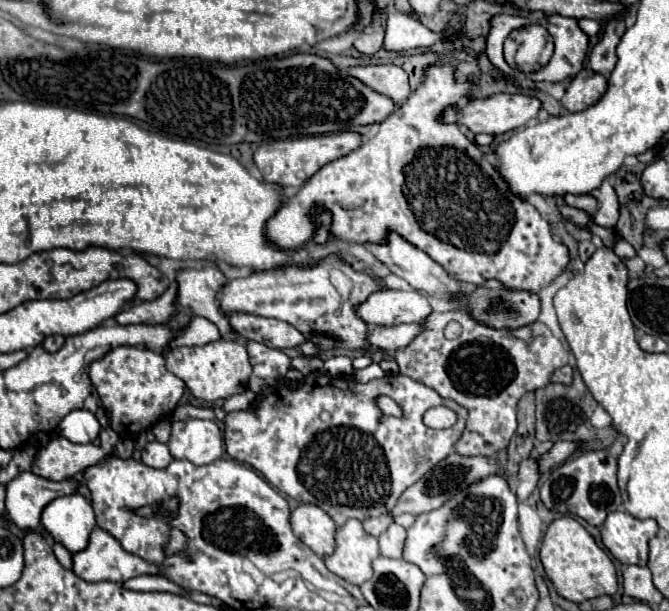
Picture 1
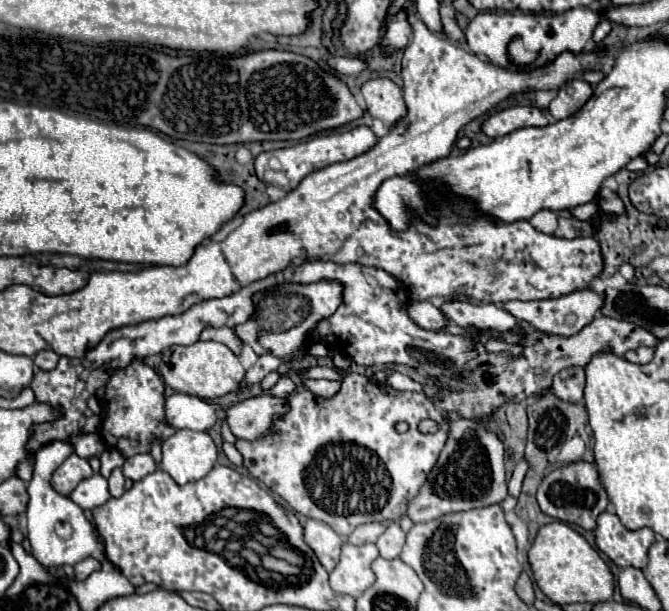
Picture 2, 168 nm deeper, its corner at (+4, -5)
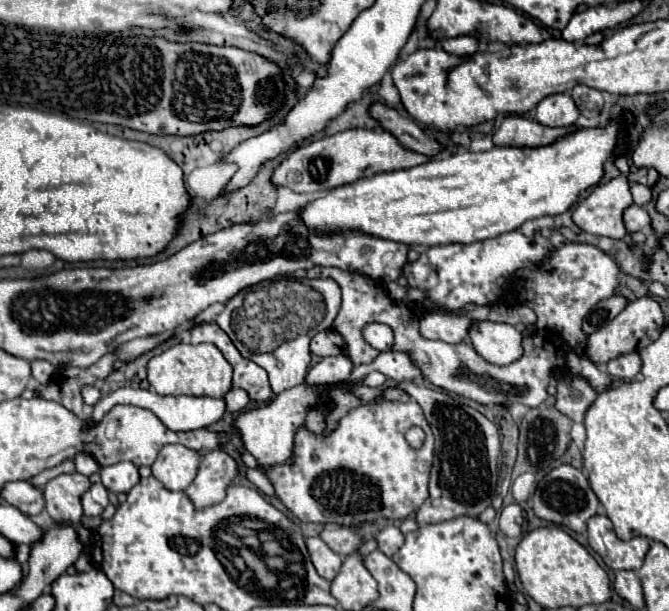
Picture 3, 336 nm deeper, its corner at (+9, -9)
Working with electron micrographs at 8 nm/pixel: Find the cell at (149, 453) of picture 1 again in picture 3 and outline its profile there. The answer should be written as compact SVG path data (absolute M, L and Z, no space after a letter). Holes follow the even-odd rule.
M117 462L101 468L101 482L111 492L129 492L139 482L139 470L133 462Z

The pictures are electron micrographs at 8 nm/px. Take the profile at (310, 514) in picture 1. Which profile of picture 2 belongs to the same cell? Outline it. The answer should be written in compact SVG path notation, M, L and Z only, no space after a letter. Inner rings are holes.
M312 518L304 524L304 540L314 550L320 564L328 572L332 572L340 560L340 548L344 540L328 524L312 520Z

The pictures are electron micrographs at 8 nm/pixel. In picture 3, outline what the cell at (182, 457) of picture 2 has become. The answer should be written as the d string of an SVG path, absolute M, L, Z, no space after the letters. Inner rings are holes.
M167 444L159 452L151 470L153 476L165 484L165 488L185 490L195 480L199 462L201 462L201 452L179 444Z

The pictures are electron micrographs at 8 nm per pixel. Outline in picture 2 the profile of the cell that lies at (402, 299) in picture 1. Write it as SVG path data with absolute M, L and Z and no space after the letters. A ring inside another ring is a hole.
M410 302L408 310L412 310L416 324L424 326L426 330L442 330L446 326L446 316L432 302Z

